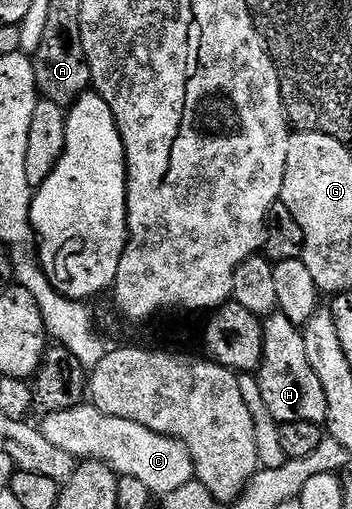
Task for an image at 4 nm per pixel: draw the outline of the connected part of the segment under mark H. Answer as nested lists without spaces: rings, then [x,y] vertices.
[[[278,311],[269,313],[264,321],[264,364],[258,370],[258,380],[266,408],[281,425],[295,421],[324,425],[326,391],[322,391],[322,382],[314,375],[314,367],[310,367],[301,326],[290,323],[290,319]]]

